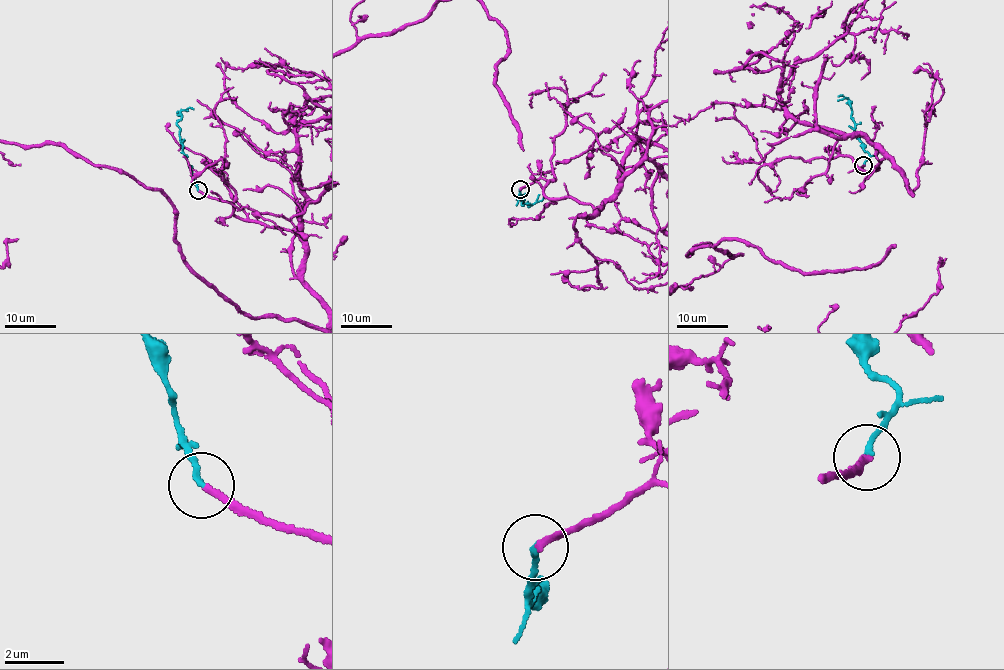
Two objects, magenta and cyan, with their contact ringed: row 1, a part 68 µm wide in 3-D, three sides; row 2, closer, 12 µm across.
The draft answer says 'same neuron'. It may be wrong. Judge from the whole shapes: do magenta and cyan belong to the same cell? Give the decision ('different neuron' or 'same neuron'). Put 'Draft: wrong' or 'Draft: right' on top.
Draft: right
same neuron

